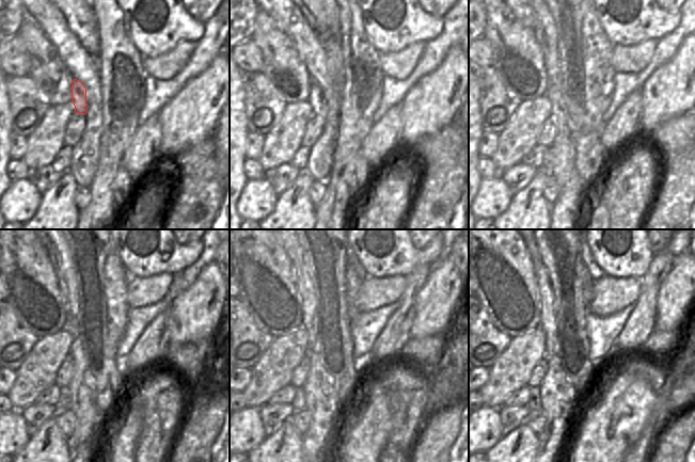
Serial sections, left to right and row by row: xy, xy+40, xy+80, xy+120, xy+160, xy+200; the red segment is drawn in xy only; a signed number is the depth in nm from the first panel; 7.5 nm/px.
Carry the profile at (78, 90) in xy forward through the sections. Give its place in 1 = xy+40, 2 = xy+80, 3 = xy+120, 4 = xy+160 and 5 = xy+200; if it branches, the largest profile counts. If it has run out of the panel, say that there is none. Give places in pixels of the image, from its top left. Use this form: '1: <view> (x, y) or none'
1: xy+40 (317, 99)
2: xy+80 (563, 149)
3: xy+120 (82, 391)
4: xy+160 (322, 401)
5: xy+200 (558, 396)

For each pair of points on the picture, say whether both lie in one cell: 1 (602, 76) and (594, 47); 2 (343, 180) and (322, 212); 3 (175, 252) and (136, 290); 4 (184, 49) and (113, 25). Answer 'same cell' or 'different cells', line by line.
1: same cell
2: same cell
3: different cells
4: different cells

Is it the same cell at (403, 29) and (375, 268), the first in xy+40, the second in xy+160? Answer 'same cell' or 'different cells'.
same cell

